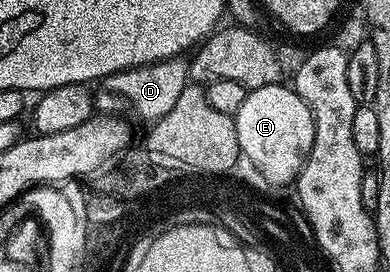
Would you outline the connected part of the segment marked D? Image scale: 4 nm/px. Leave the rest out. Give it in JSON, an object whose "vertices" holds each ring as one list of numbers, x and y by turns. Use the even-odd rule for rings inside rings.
{"vertices":[[184,58,159,60,157,64,143,64,137,68,127,68,124,72,115,72,99,81,98,88,104,95,104,101,99,101,98,108,104,114,129,114,133,112,147,122,155,122,174,106,178,94,190,82,189,61]]}

